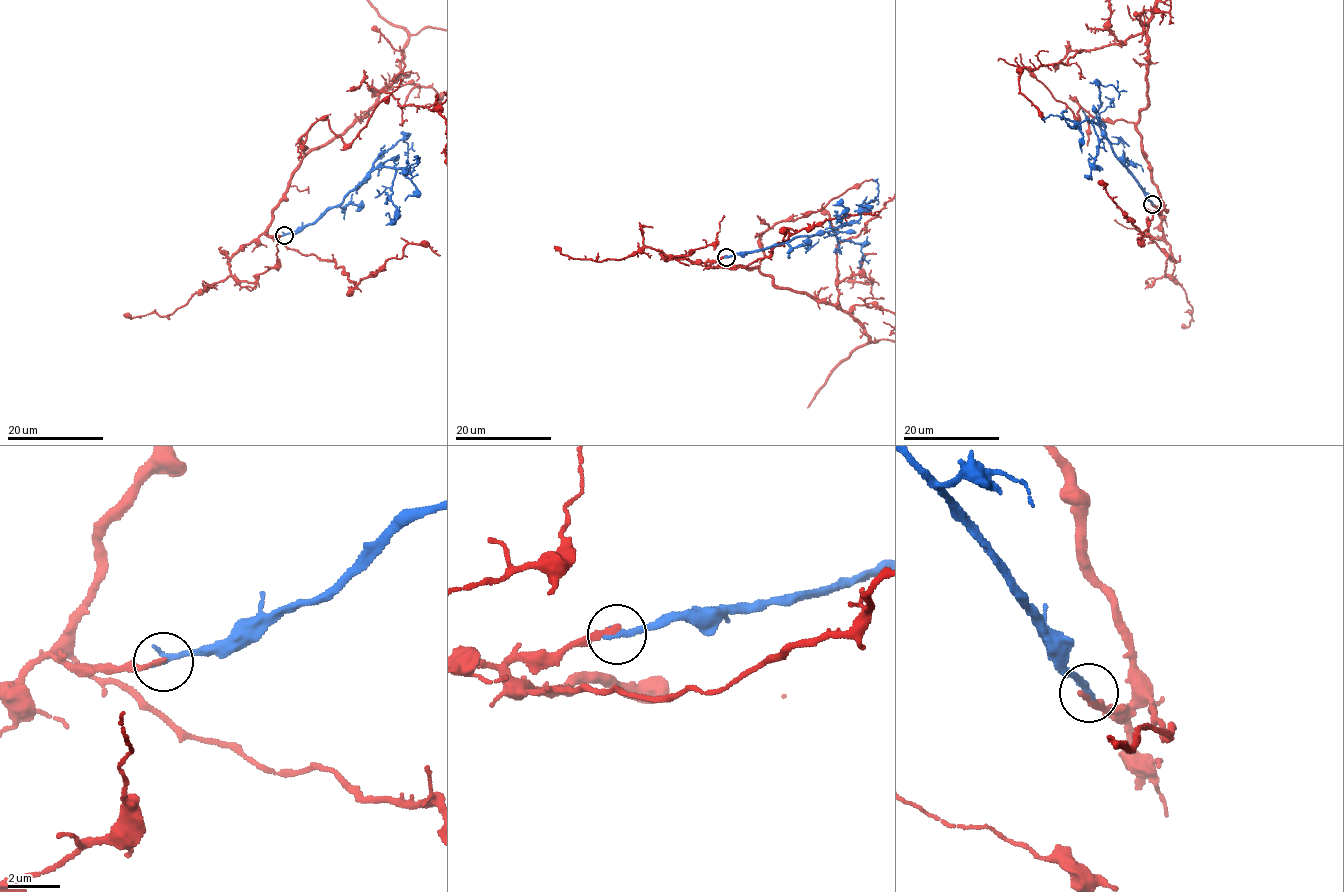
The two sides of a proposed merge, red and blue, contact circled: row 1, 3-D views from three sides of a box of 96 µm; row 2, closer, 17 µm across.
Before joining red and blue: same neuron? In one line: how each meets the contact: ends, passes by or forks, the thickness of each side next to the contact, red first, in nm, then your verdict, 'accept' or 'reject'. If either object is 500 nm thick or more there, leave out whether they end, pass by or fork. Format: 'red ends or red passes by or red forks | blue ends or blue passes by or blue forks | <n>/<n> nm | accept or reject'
red ends | blue ends | 220/280 nm | accept

